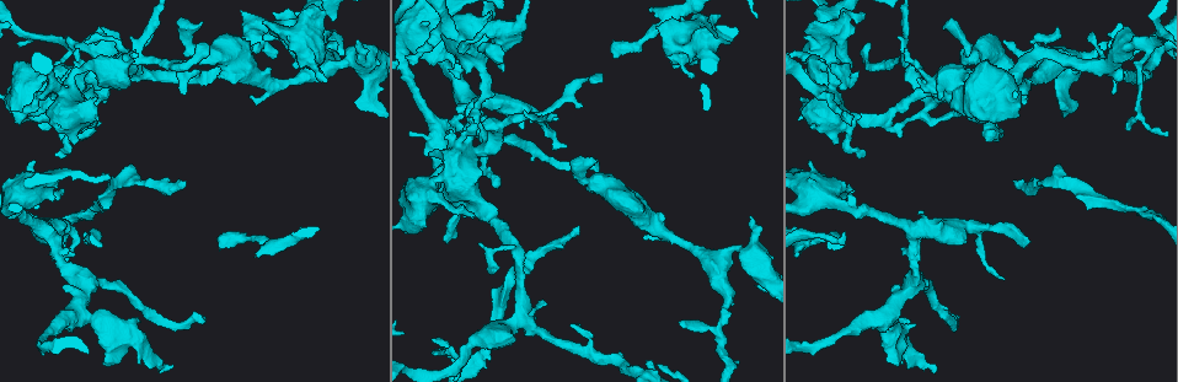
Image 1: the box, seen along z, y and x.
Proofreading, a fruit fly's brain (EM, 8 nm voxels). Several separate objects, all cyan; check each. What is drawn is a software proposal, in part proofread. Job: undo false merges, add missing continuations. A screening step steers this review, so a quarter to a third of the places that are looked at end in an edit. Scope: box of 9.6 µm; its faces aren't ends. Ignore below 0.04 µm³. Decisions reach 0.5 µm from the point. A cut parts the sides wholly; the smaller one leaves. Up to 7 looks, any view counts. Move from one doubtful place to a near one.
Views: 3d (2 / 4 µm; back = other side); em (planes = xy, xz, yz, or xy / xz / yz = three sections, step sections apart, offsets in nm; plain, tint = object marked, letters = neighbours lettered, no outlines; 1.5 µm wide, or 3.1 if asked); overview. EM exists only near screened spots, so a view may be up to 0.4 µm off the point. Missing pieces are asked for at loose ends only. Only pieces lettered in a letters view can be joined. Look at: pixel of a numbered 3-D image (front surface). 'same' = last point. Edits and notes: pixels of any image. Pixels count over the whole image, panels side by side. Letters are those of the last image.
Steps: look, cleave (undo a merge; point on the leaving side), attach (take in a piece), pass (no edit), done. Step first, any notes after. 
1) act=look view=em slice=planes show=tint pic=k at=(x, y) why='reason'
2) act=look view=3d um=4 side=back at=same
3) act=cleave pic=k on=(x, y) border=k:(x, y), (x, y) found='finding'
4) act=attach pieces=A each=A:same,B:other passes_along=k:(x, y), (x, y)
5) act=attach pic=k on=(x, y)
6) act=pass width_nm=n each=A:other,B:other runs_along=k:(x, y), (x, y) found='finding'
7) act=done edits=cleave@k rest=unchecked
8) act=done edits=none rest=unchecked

act=look view=em slice=planes show=letters pic=1 at=(1028, 242) why='an open end'

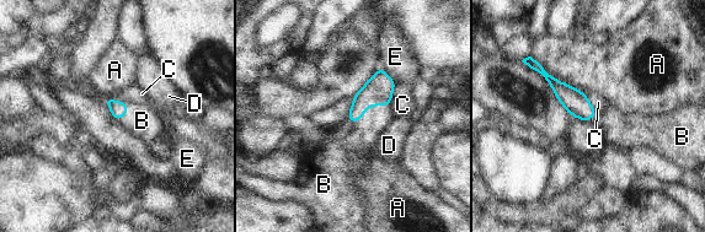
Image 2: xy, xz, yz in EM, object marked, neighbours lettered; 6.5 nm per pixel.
act=attach pieces=B each=A:other,B:same,C:other,D:other,E:other passes_along=2:(378, 91), (369, 106), (363, 134) found='it goes on there'

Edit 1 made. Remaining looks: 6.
act=look view=em slice=xz step=8 show=tint pic=1 at=(486, 139) why='sharp bend'

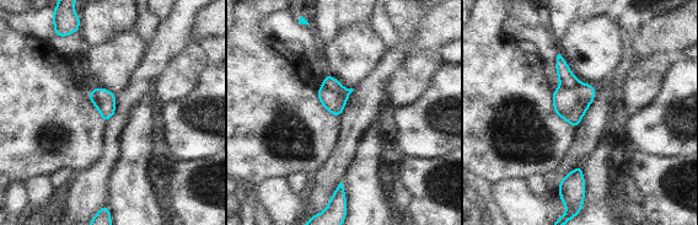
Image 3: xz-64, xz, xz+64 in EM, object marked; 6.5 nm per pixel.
act=look view=em slice=planes show=letters at=same why='cut it another way'

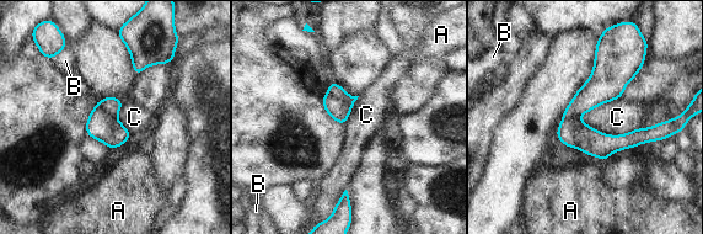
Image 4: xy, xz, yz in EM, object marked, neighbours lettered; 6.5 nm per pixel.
act=cleave pic=4 on=(334, 90) longest_contact=C:440nm each=A:other,B:other,C:other border=4:(328, 92), (348, 102), (352, 101) found='two neurons meet here'

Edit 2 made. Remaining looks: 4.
act=done edits=attach@2,cleave@4 rest=unchecked

